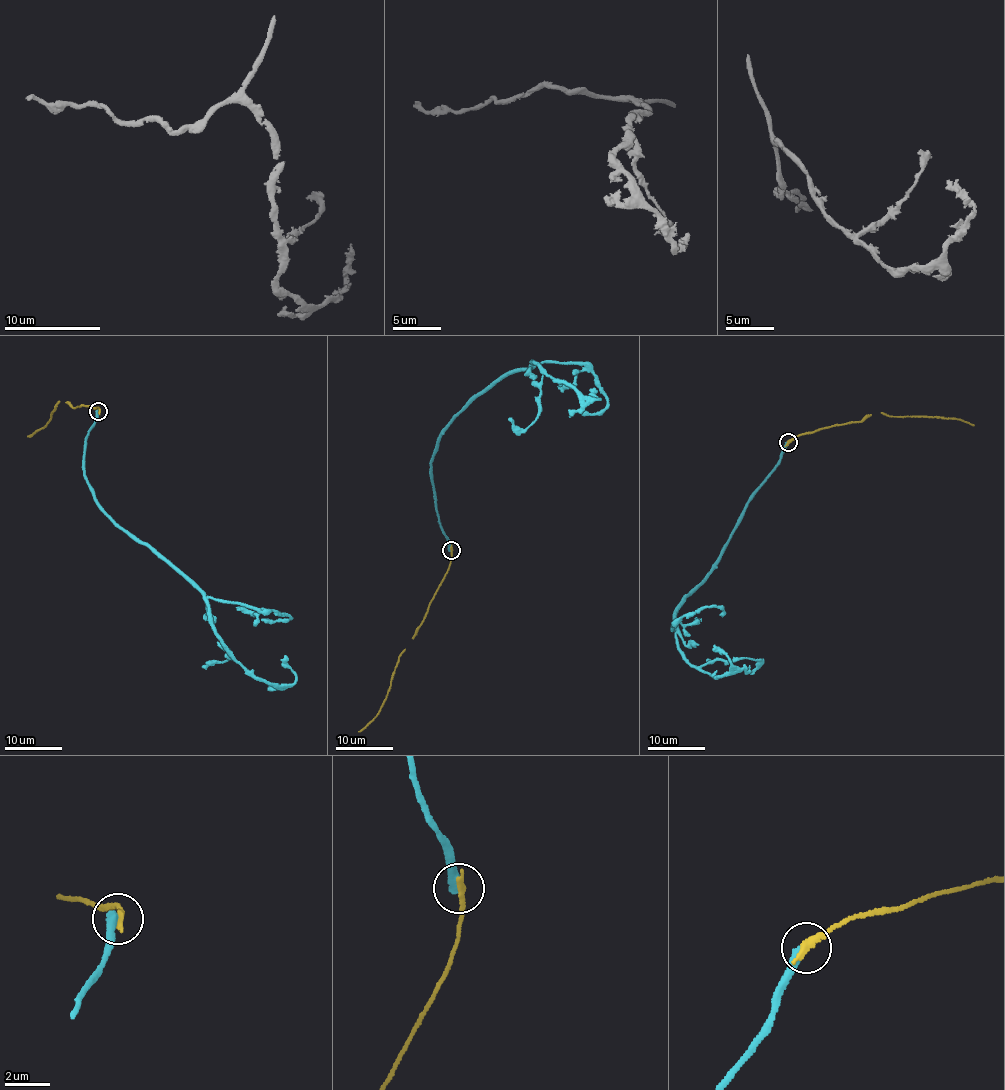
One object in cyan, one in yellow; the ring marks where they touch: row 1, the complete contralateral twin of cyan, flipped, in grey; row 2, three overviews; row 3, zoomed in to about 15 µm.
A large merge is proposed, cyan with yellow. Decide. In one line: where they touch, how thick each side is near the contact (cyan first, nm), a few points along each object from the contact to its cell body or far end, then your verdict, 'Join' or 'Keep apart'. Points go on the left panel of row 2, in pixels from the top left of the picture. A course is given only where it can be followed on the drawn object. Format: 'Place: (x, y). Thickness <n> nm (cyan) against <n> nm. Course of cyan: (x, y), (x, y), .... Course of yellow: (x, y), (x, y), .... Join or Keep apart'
Place: (98, 411). Thickness 480 nm (cyan) against 360 nm. Course of cyan: (99, 410), (83, 471), (98, 507), (203, 595), (213, 631), (256, 678), (294, 681), (284, 656). Course of yellow: (99, 410), (82, 406), (76, 408), (59, 401), (45, 427), (27, 437). Keep apart

